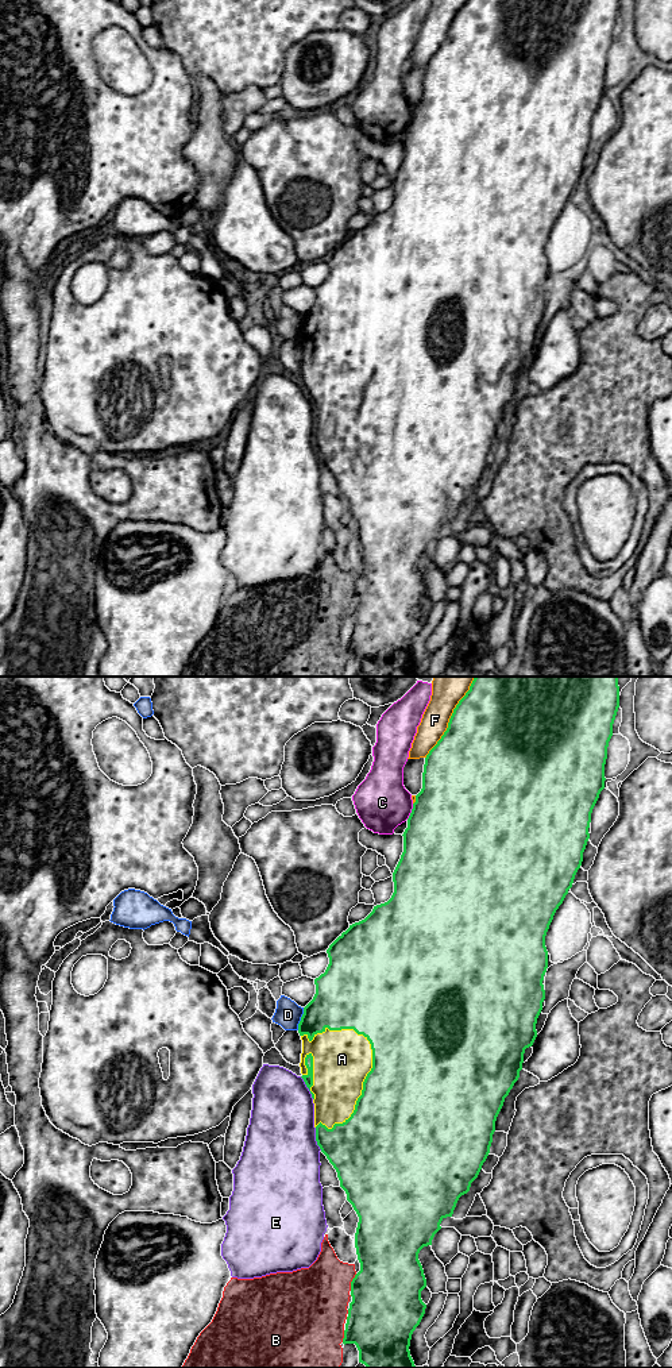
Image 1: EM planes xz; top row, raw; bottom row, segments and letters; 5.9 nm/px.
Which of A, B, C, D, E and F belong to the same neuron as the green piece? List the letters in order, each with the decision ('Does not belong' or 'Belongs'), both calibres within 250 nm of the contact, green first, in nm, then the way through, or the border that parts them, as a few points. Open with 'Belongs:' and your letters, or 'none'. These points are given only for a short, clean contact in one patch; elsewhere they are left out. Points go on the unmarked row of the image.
Belongs: A
A: Belongs. Thickness 500 nm (green) against 360 nm
B: Does not belong. Thickness 420 nm (green) against 400 nm
C: Does not belong. Thickness 500 nm (green) against 320 nm
D: Does not belong. Thickness 300 nm (green) against 160 nm
E: Does not belong. Thickness 60 nm (green) against 380 nm
F: Does not belong. Thickness 500 nm (green) against 160 nm

